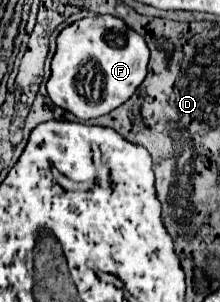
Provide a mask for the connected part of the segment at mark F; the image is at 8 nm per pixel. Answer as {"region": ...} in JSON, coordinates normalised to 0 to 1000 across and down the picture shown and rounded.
{"region":[[[427,53],[336,73],[291,93],[264,119],[264,166],[236,199],[236,252],[218,265],[218,318],[282,364],[336,377],[364,397],[427,397],[445,384],[500,377],[518,358],[555,351],[655,272],[673,238],[673,152],[636,113],[582,99],[582,86],[518,53]]]}

